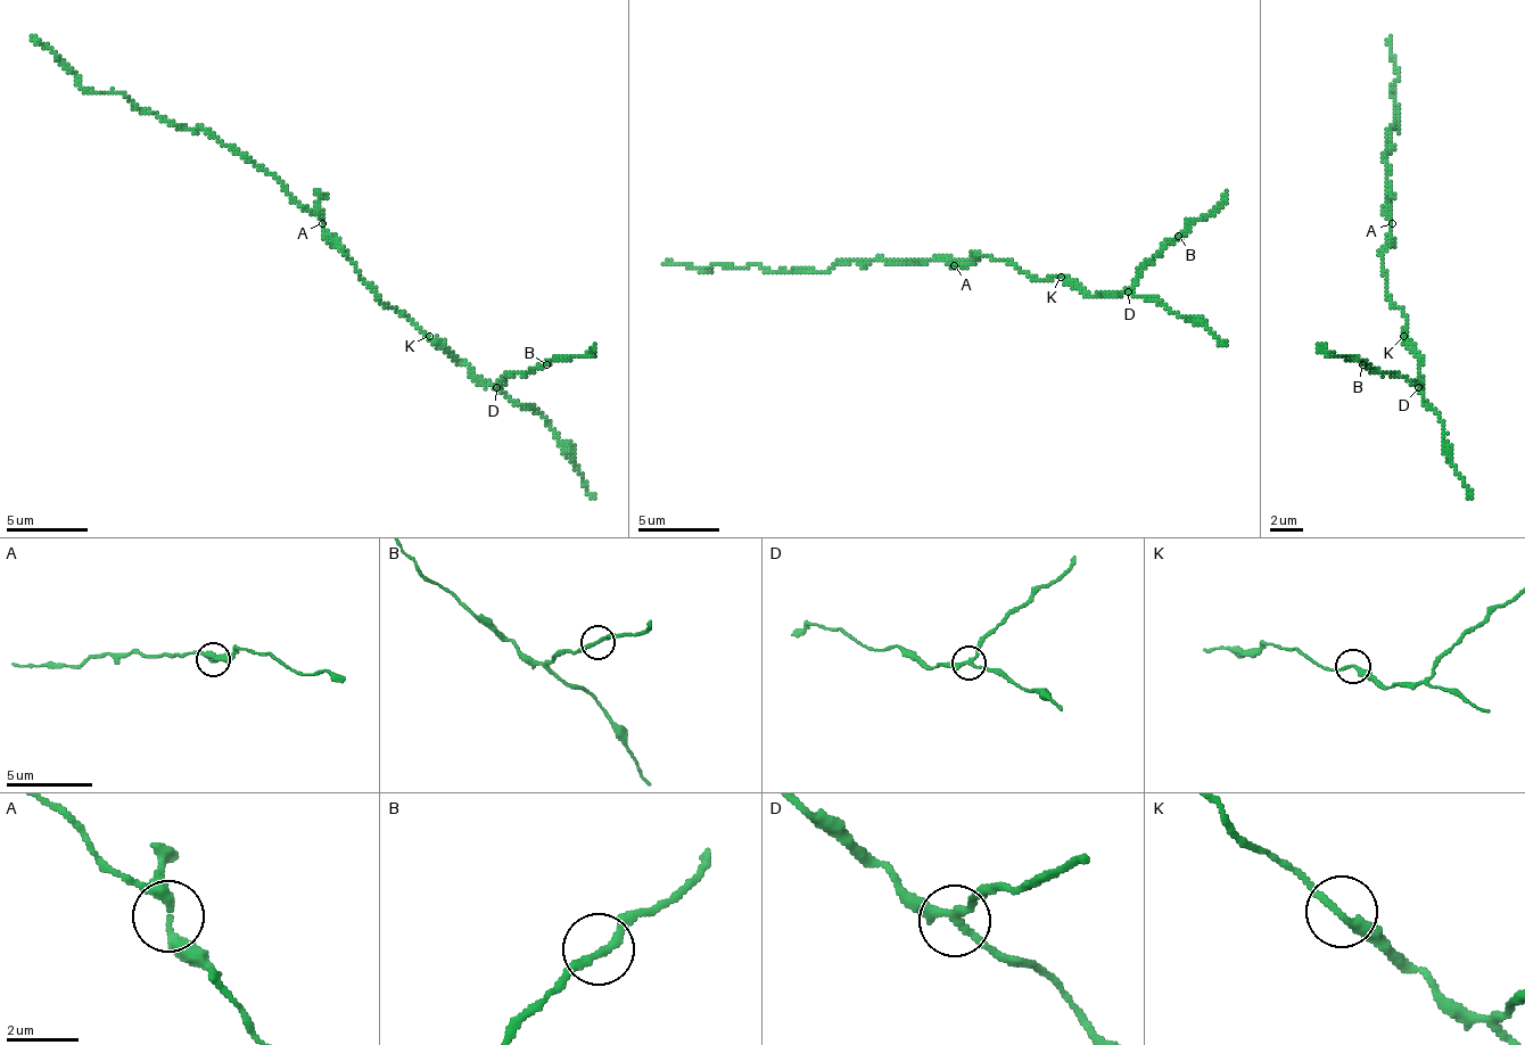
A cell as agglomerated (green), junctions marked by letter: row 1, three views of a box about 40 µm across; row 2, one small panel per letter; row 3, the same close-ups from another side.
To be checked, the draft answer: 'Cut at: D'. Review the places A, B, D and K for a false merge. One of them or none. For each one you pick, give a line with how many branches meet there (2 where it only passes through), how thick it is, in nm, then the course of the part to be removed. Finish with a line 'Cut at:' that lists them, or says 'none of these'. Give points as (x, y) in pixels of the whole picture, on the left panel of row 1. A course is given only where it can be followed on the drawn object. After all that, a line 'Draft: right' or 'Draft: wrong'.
D: Branches: 3. Thickness 200 nm. Course of the part to remove: (497, 388), (530, 405), (546, 421), (562, 453), (595, 499)
Cut at: D
Draft: right

